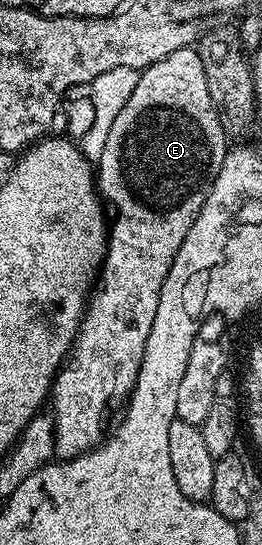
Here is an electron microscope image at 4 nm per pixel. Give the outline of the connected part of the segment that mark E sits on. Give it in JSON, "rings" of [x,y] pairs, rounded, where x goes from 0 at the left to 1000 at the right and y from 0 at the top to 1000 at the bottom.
{"rings":[[[733,84],[683,90],[668,97],[622,105],[622,112],[592,112],[573,123],[550,125],[527,136],[515,171],[500,171],[500,180],[485,185],[485,193],[469,193],[469,200],[454,200],[454,215],[439,215],[439,229],[424,229],[424,244],[408,244],[408,266],[393,266],[393,288],[363,306],[363,336],[378,345],[378,356],[389,367],[424,382],[424,387],[424,378],[431,378],[435,394],[427,387],[424,415],[408,424],[408,451],[393,477],[393,495],[382,499],[382,505],[389,503],[385,536],[370,543],[363,543],[366,539],[351,543],[347,554],[336,558],[317,580],[317,591],[302,602],[305,620],[290,624],[286,635],[260,653],[256,670],[237,672],[233,679],[221,681],[195,712],[195,747],[202,739],[202,754],[195,752],[202,767],[202,831],[221,844],[260,846],[282,842],[294,835],[324,833],[328,828],[355,826],[408,796],[401,774],[412,772],[416,760],[447,745],[450,752],[489,734],[492,723],[504,721],[508,708],[523,697],[523,686],[538,675],[538,664],[553,653],[553,628],[561,626],[561,617],[576,613],[576,594],[592,591],[592,571],[607,567],[607,538],[622,530],[622,516],[637,516],[637,501],[653,494],[668,464],[683,464],[683,457],[698,450],[698,442],[714,435],[714,428],[729,420],[744,398],[760,398],[760,391],[790,369],[790,354],[805,347],[805,339],[851,303],[851,288],[863,275],[866,250],[859,239],[844,235],[828,204],[813,196],[805,171],[790,171],[790,134],[775,134],[775,112],[760,105],[752,92]]]}

